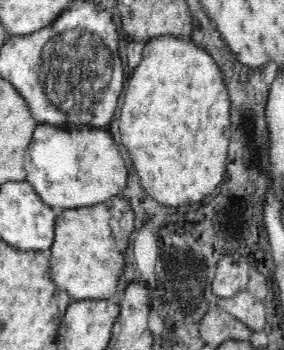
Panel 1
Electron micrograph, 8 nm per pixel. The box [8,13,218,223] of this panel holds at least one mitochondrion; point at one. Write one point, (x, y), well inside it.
(74, 71)

